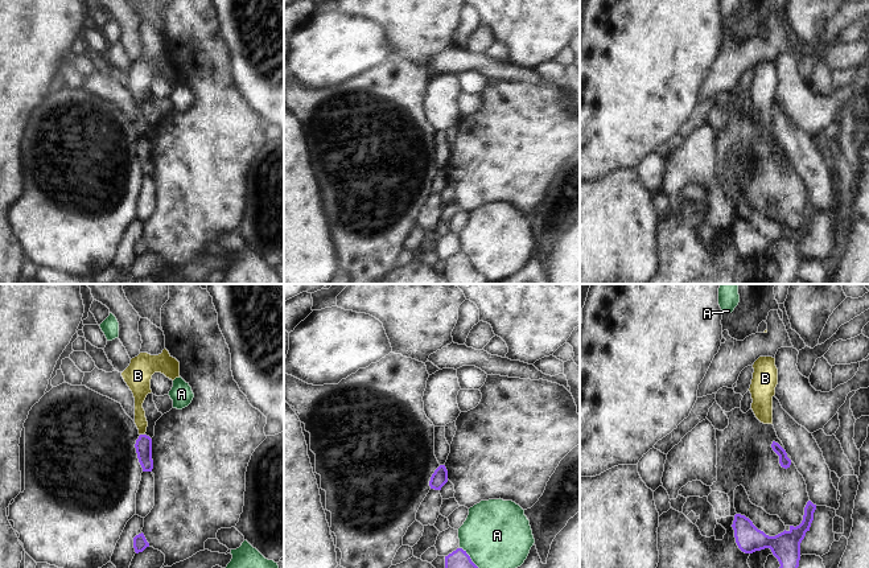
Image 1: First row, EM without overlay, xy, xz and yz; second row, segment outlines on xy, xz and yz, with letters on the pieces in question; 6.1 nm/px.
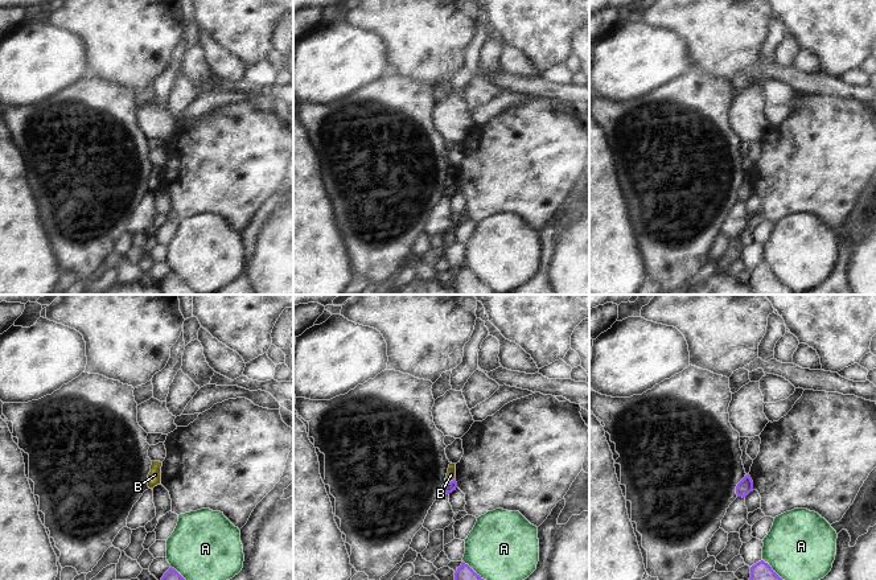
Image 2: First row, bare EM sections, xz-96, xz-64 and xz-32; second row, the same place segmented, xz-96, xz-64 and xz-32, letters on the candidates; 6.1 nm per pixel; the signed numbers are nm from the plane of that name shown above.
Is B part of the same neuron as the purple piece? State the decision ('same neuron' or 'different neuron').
different neuron

